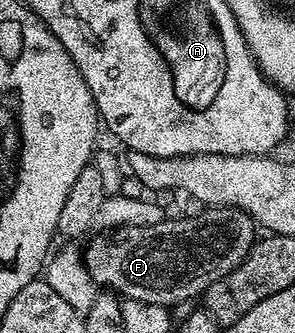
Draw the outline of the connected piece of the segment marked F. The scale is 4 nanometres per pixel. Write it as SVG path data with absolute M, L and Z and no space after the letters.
M212 206L201 210L198 216L185 216L182 220L166 218L157 225L115 228L108 234L99 234L103 236L97 236L89 245L84 245L85 271L89 272L96 285L105 290L112 289L124 299L174 306L192 296L200 297L212 284L219 282L219 278L238 268L255 243L253 228L255 221L241 209Z

